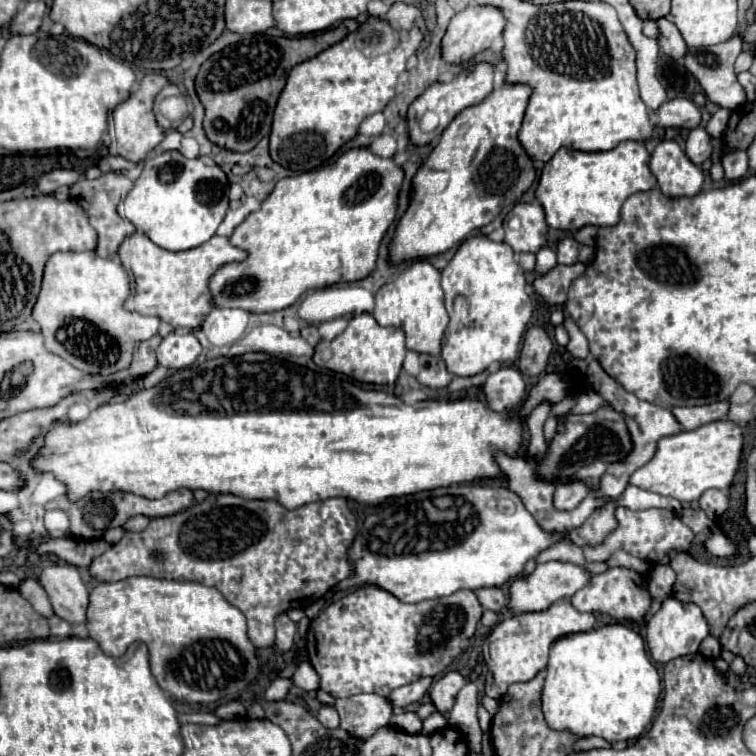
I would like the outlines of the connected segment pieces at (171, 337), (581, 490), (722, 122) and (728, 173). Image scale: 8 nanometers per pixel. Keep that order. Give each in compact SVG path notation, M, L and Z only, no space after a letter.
M169 333L157 347L157 361L167 369L185 369L201 353L201 345L193 333Z
M581 479L571 481L571 483L561 483L555 489L555 507L565 509L565 511L575 509L585 499L587 493L589 493L587 483Z
M719 109L715 115L711 115L709 123L705 125L707 133L711 137L715 137L715 139L721 139L721 135L723 135L723 131L727 127L727 119L729 119L729 111L727 109Z
M735 151L723 157L723 169L725 169L725 179L727 181L737 181L745 177L747 173L747 153L745 151Z

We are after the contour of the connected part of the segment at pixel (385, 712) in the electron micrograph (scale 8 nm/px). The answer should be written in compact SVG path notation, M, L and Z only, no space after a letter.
M369 693L337 699L335 709L341 717L341 729L351 733L351 737L359 737L361 741L373 737L381 727L387 727L393 715L393 707L387 697Z

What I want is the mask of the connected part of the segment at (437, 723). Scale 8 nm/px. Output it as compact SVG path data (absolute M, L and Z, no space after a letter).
M433 713L429 719L423 721L423 735L431 735L431 733L437 733L439 729L445 729L447 727L447 719L441 715L441 713Z

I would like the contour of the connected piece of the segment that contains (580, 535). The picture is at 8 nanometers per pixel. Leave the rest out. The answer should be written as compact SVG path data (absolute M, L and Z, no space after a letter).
M615 503L605 505L603 509L595 511L581 527L573 529L569 535L569 541L577 547L589 545L601 545L609 533L613 533L617 529L617 519L615 519Z

